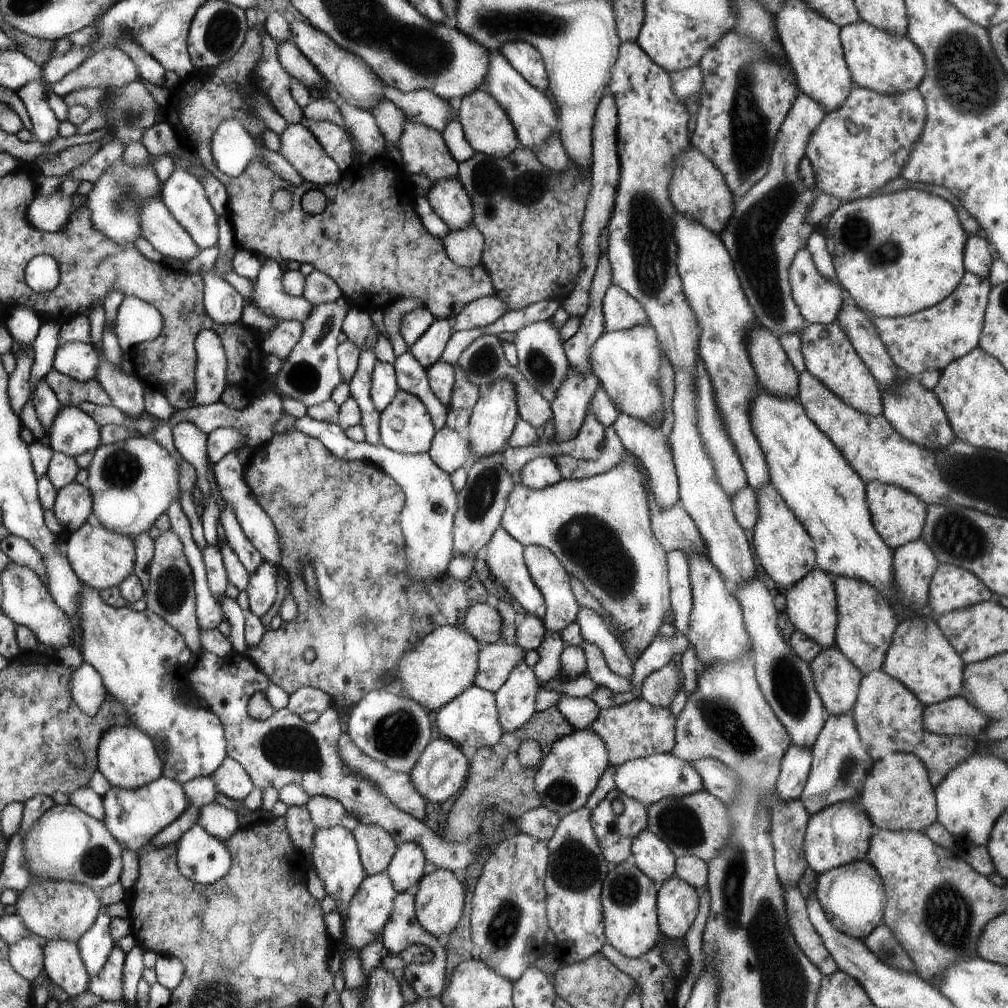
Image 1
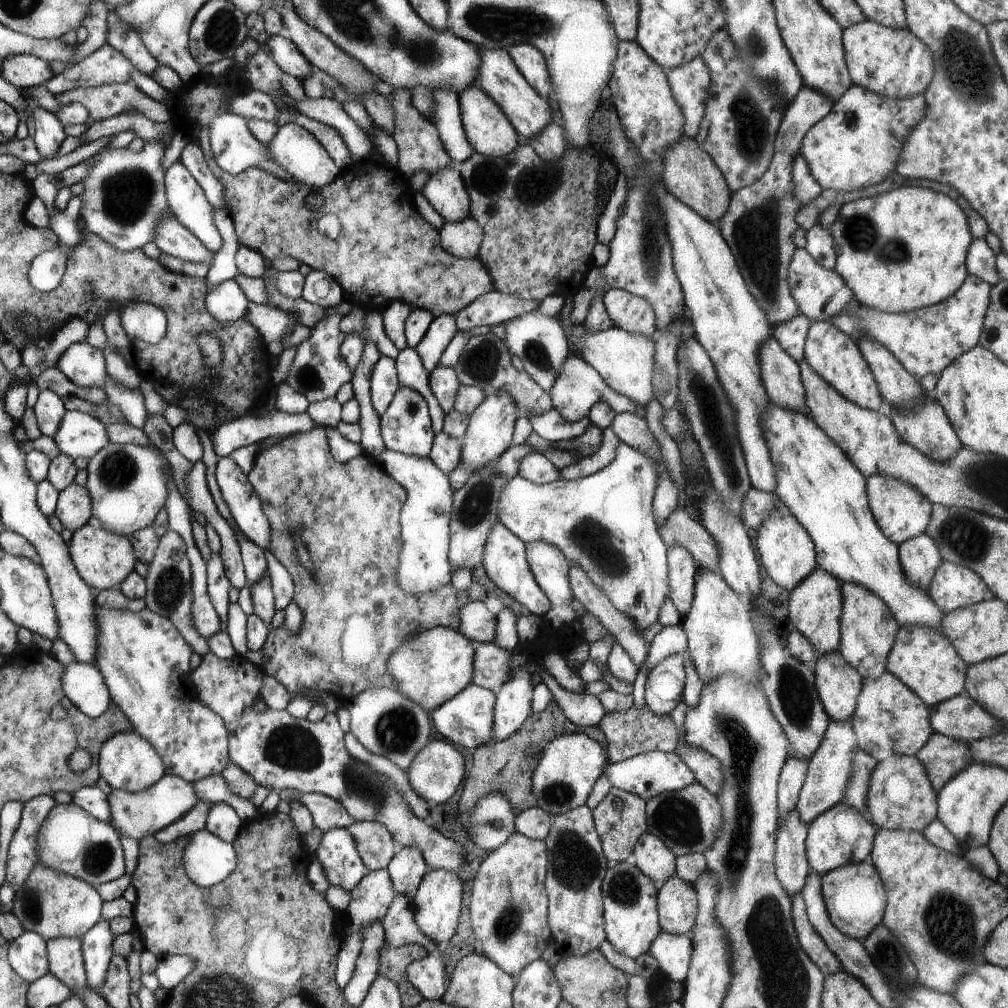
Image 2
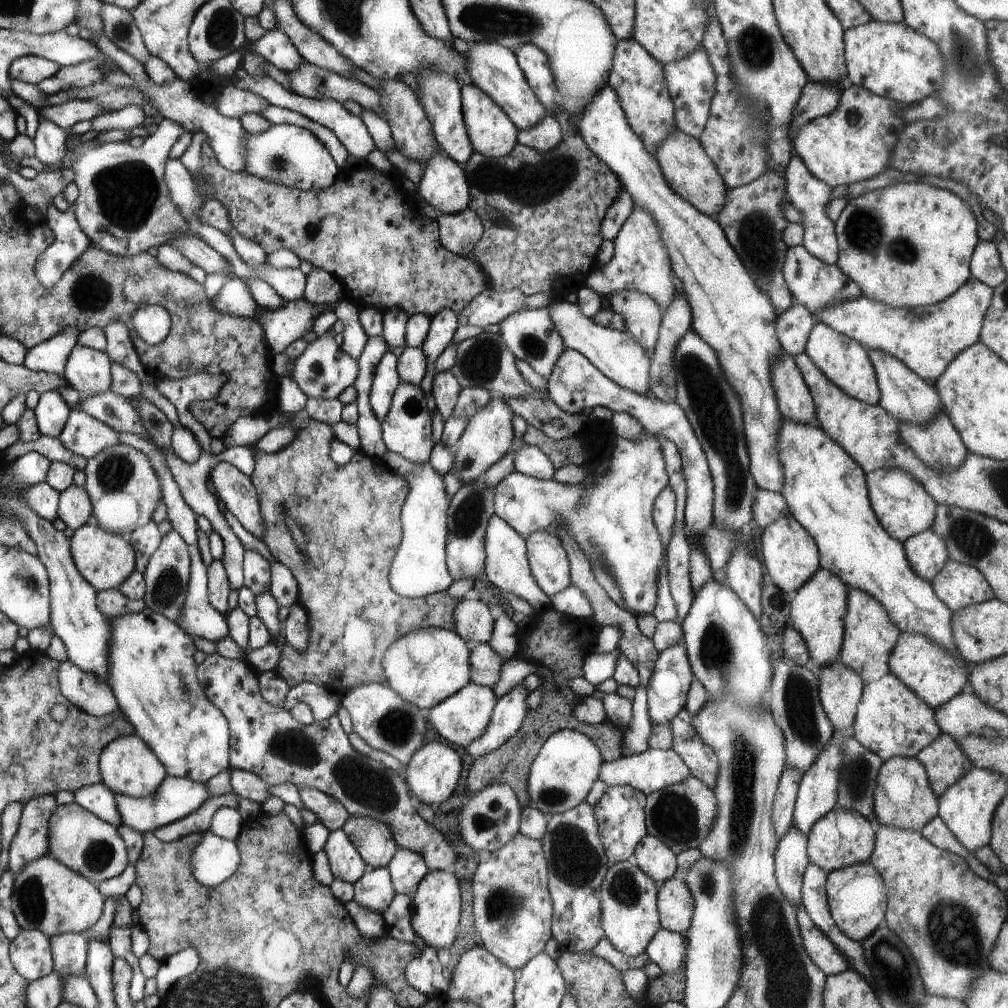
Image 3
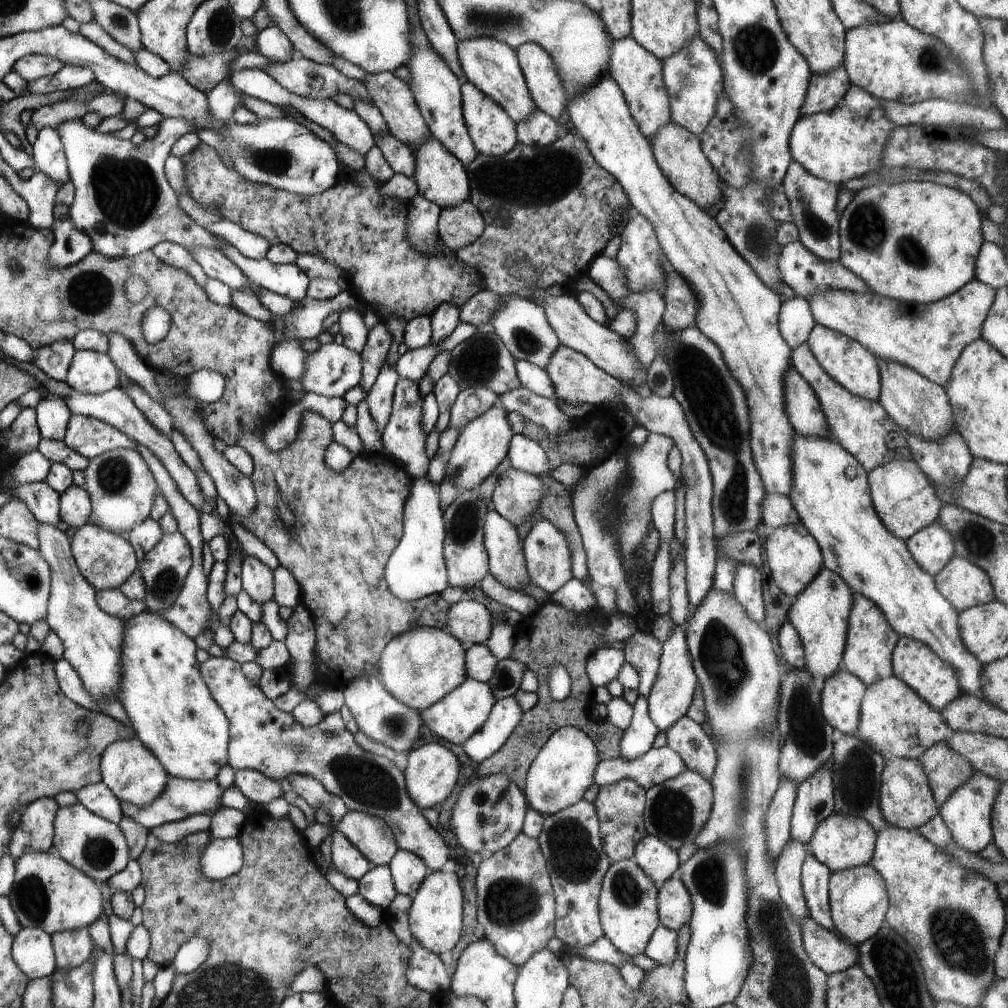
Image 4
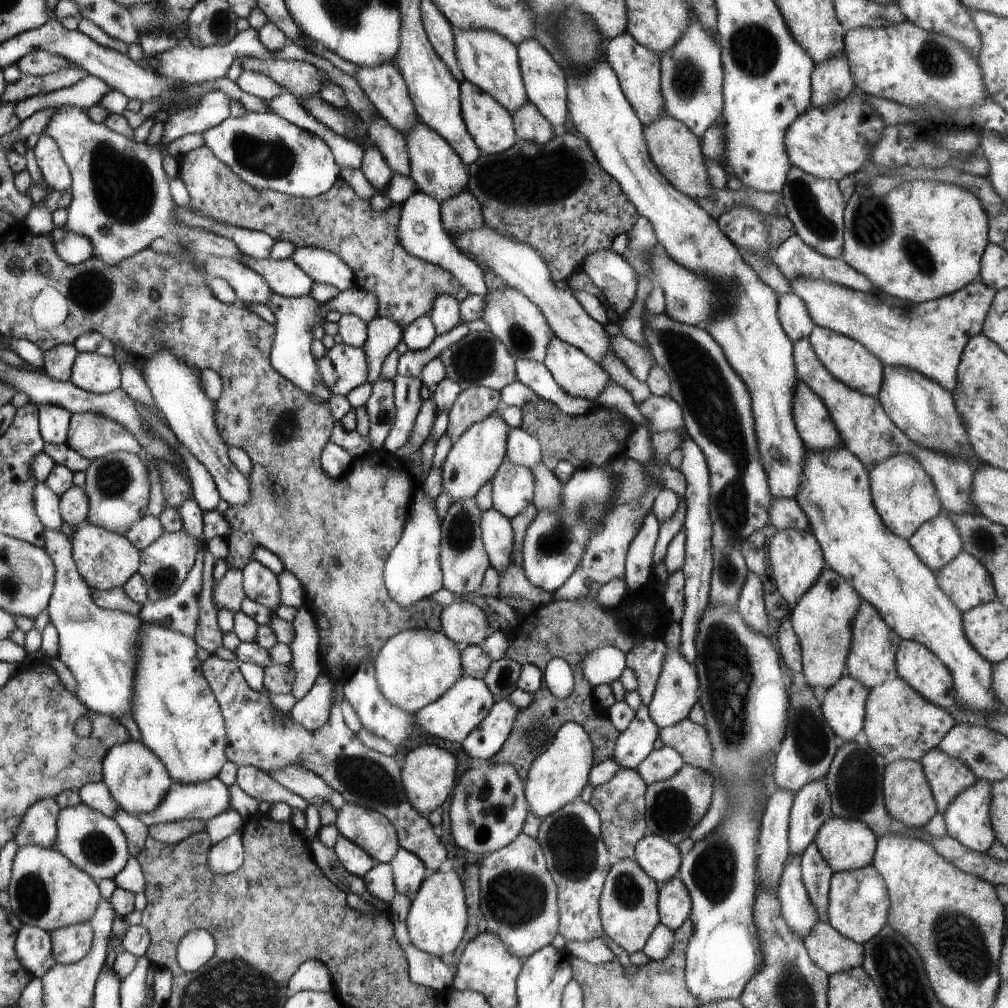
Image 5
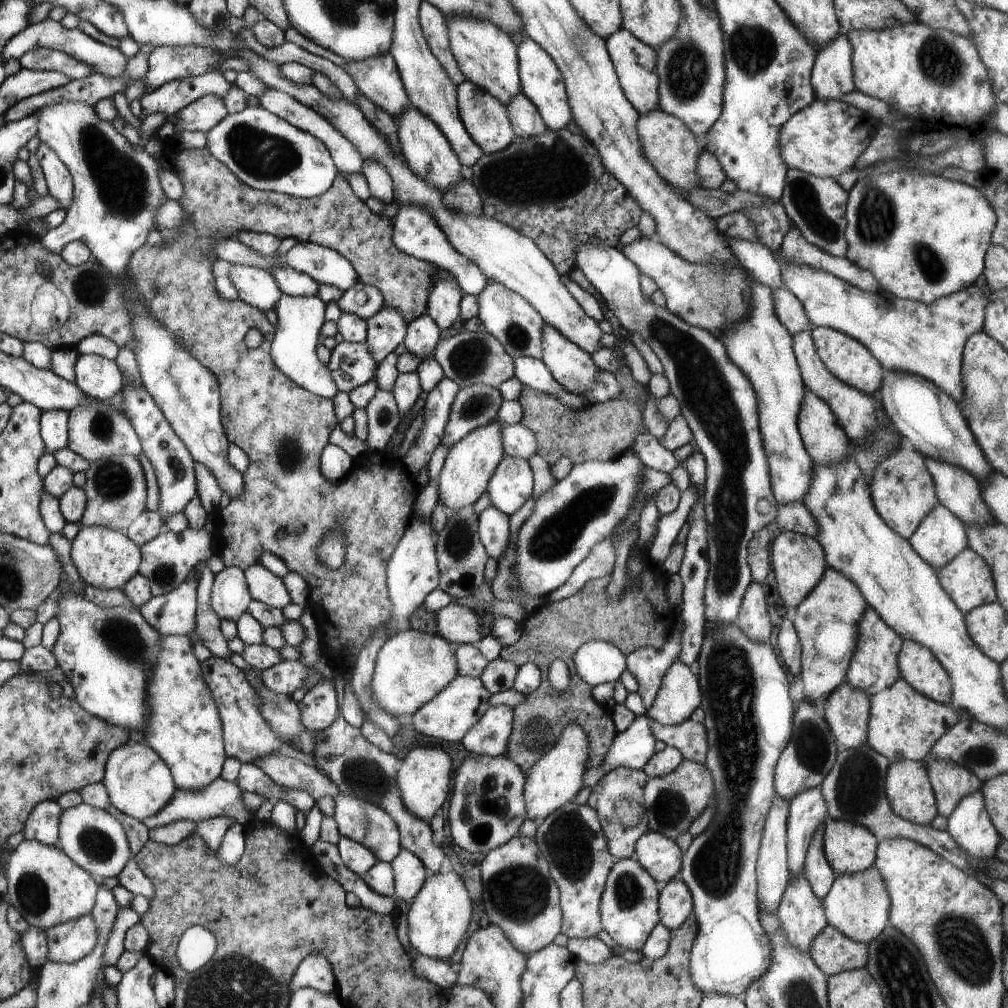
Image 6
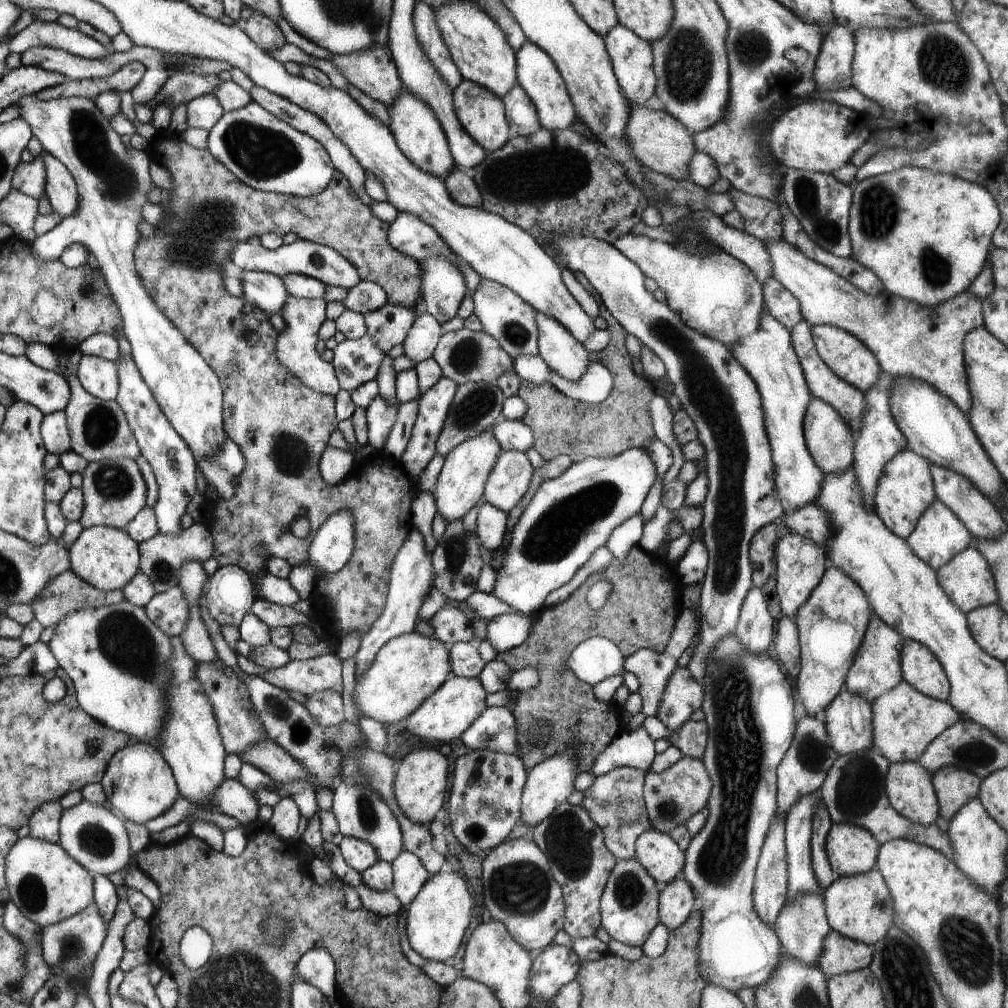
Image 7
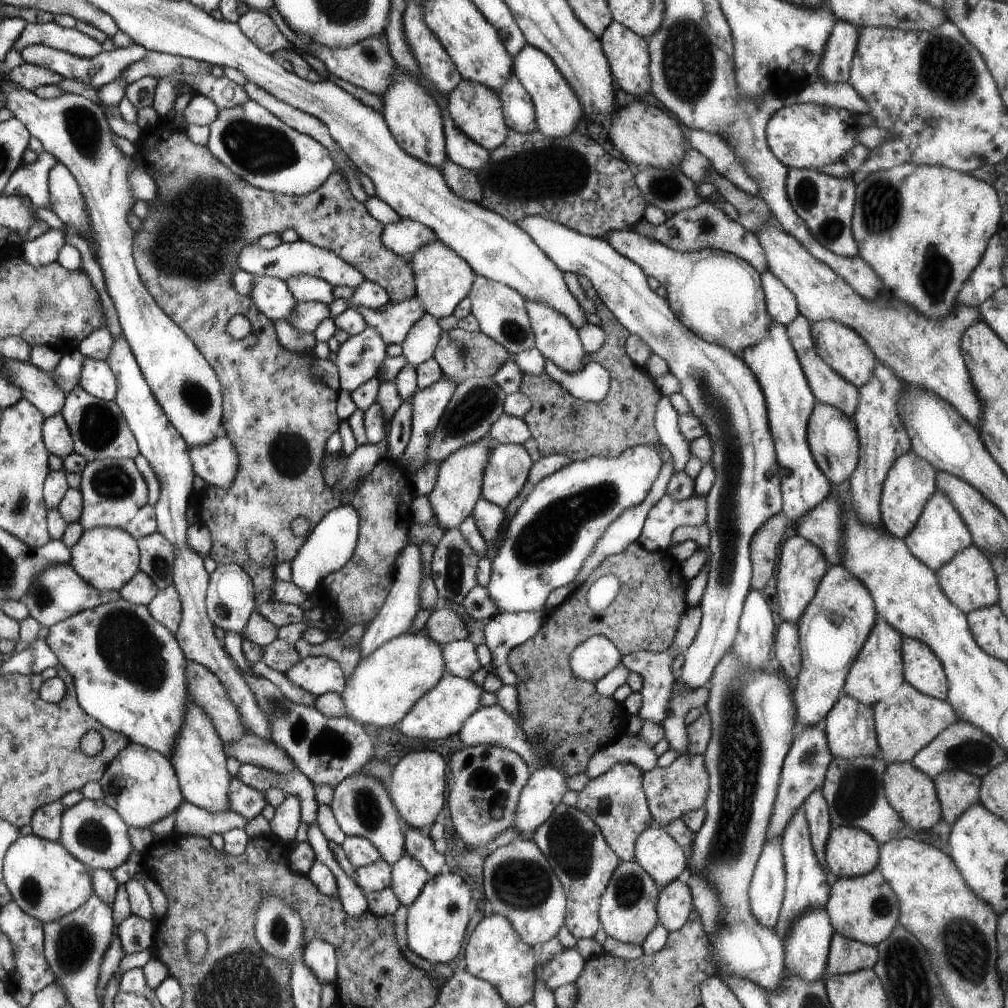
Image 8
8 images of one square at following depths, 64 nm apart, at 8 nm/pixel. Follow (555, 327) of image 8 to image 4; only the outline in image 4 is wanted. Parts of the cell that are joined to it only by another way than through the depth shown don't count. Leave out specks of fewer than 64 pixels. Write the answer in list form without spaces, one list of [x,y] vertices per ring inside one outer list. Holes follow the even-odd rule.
[[[559,346],[553,356],[549,358],[549,364],[547,364],[547,374],[553,382],[553,390],[555,390],[555,396],[563,402],[567,402],[569,406],[577,406],[577,404],[591,404],[591,406],[597,406],[599,410],[607,410],[607,404],[615,402],[621,406],[621,410],[629,412],[637,426],[643,426],[647,432],[651,434],[659,434],[659,436],[667,436],[673,440],[673,444],[677,446],[677,450],[681,452],[681,490],[685,492],[685,568],[687,568],[687,596],[689,596],[689,614],[687,614],[687,620],[689,616],[693,616],[693,610],[697,610],[697,606],[701,604],[701,598],[707,596],[707,592],[713,588],[713,572],[715,572],[715,564],[717,564],[717,548],[715,548],[715,532],[713,532],[713,508],[711,508],[711,500],[713,500],[713,478],[711,478],[711,472],[709,472],[709,464],[707,464],[707,458],[705,458],[705,452],[701,450],[699,442],[695,440],[687,420],[685,420],[685,412],[681,408],[681,404],[669,396],[669,398],[659,398],[659,396],[647,396],[647,398],[641,398],[639,394],[633,392],[631,386],[619,382],[617,378],[605,374],[601,368],[597,368],[587,356],[583,356],[581,352],[573,350],[573,348],[565,348],[565,346]]]

